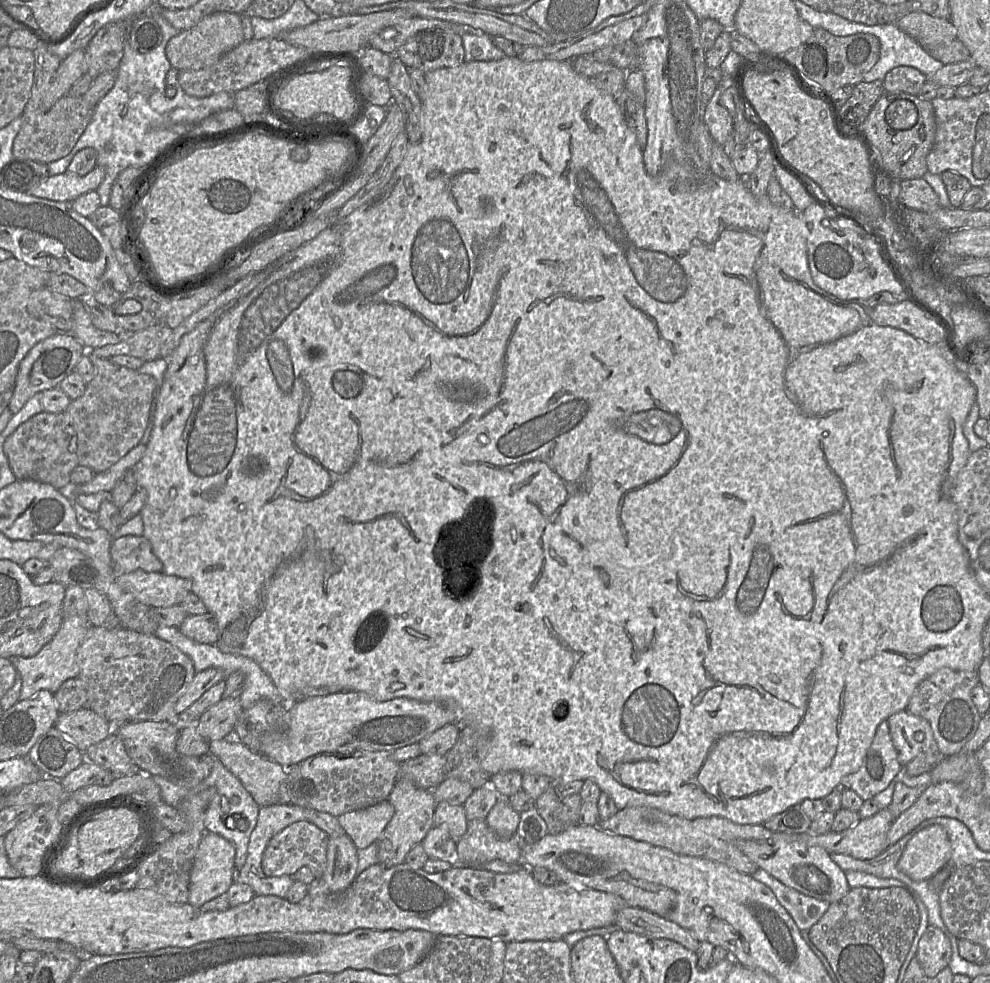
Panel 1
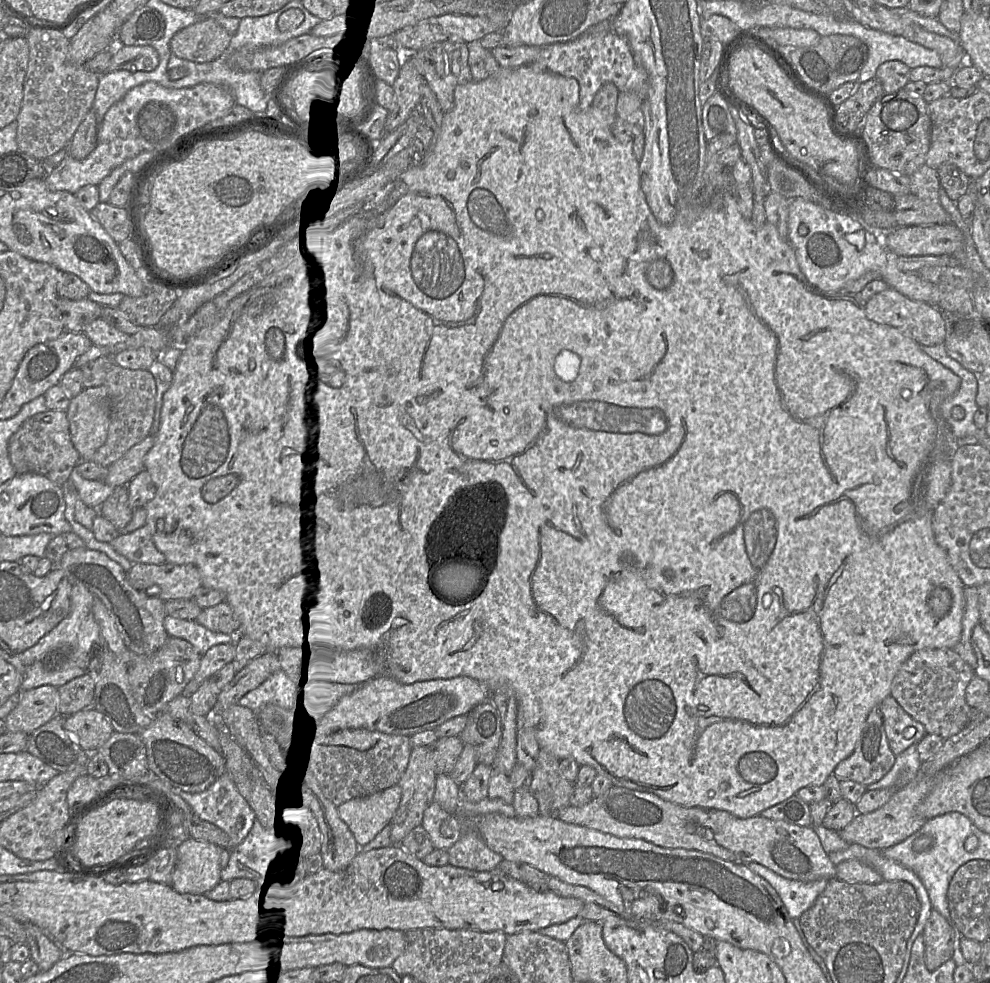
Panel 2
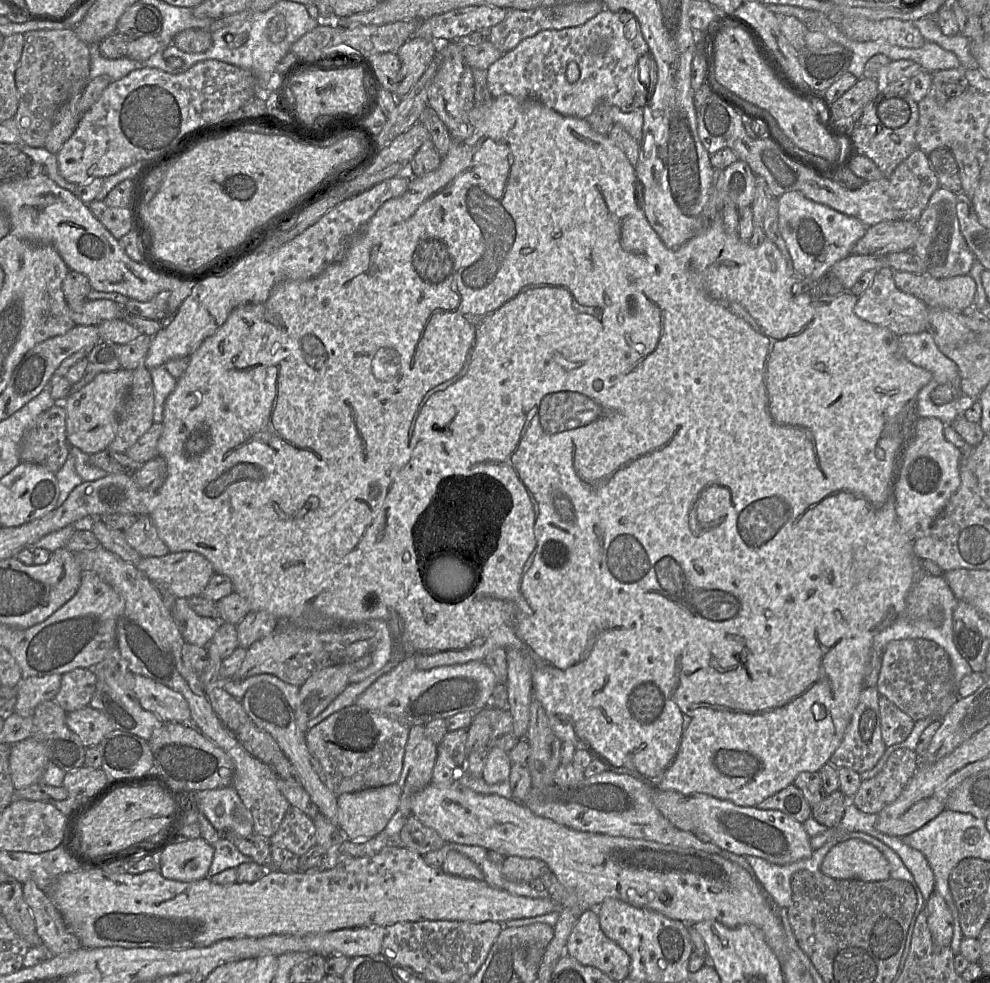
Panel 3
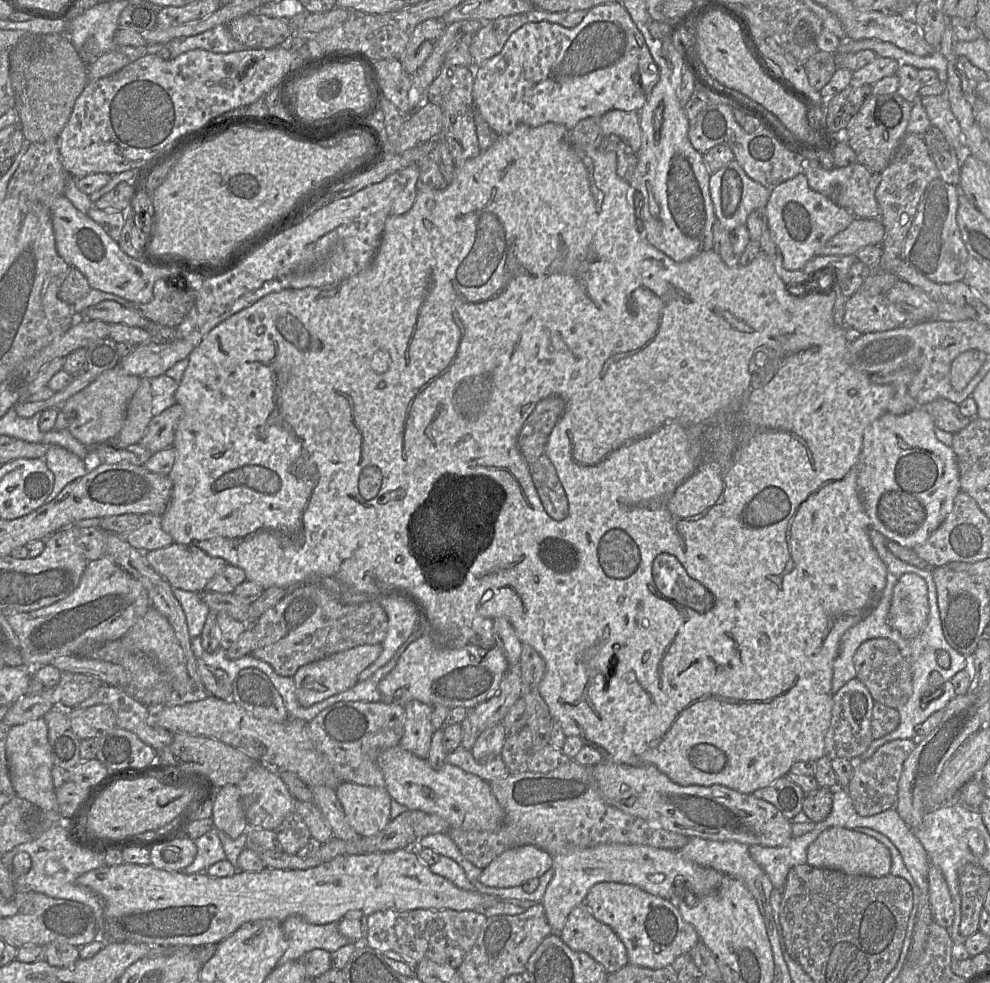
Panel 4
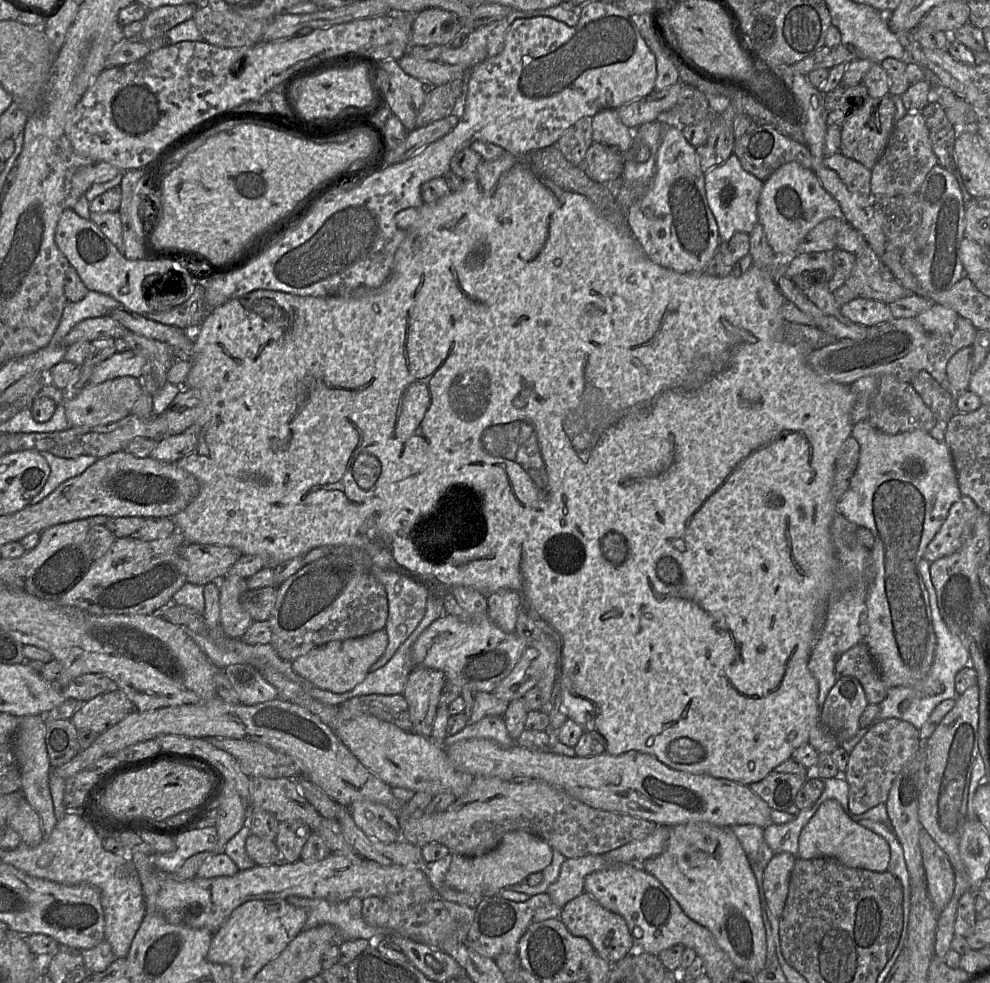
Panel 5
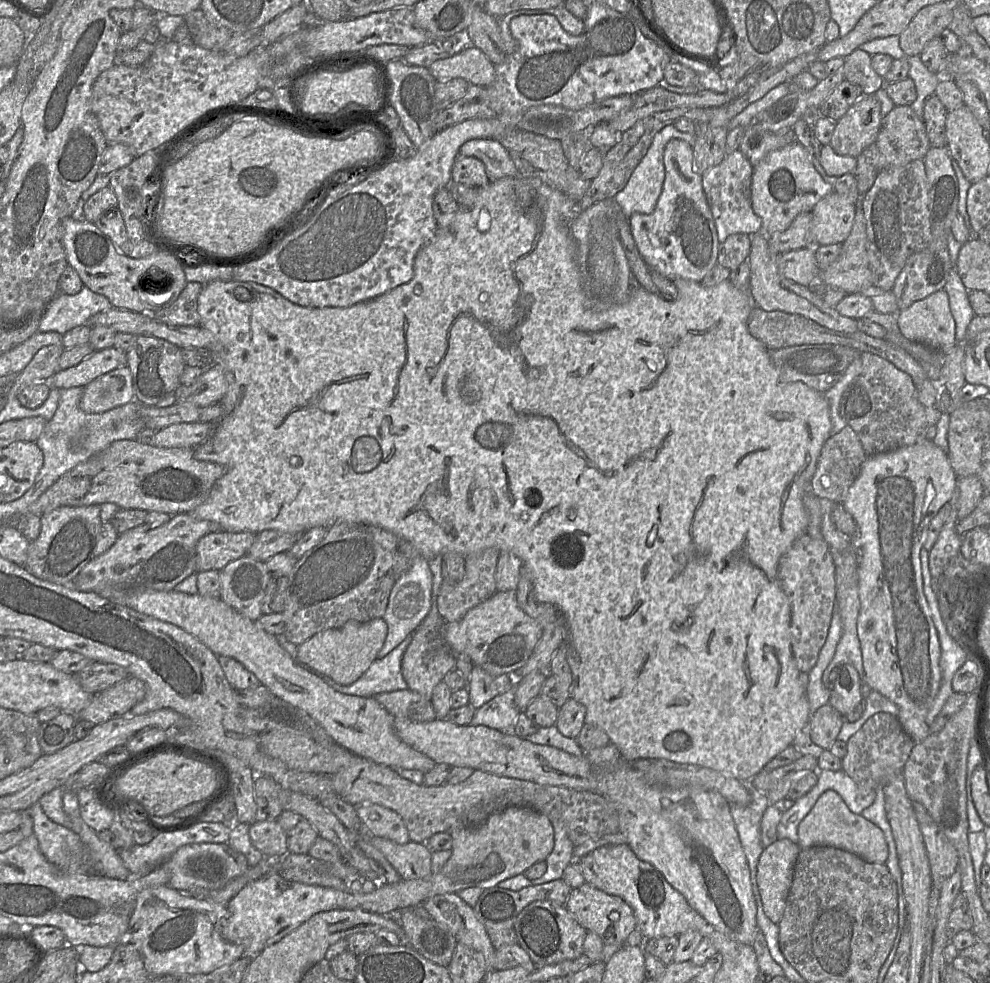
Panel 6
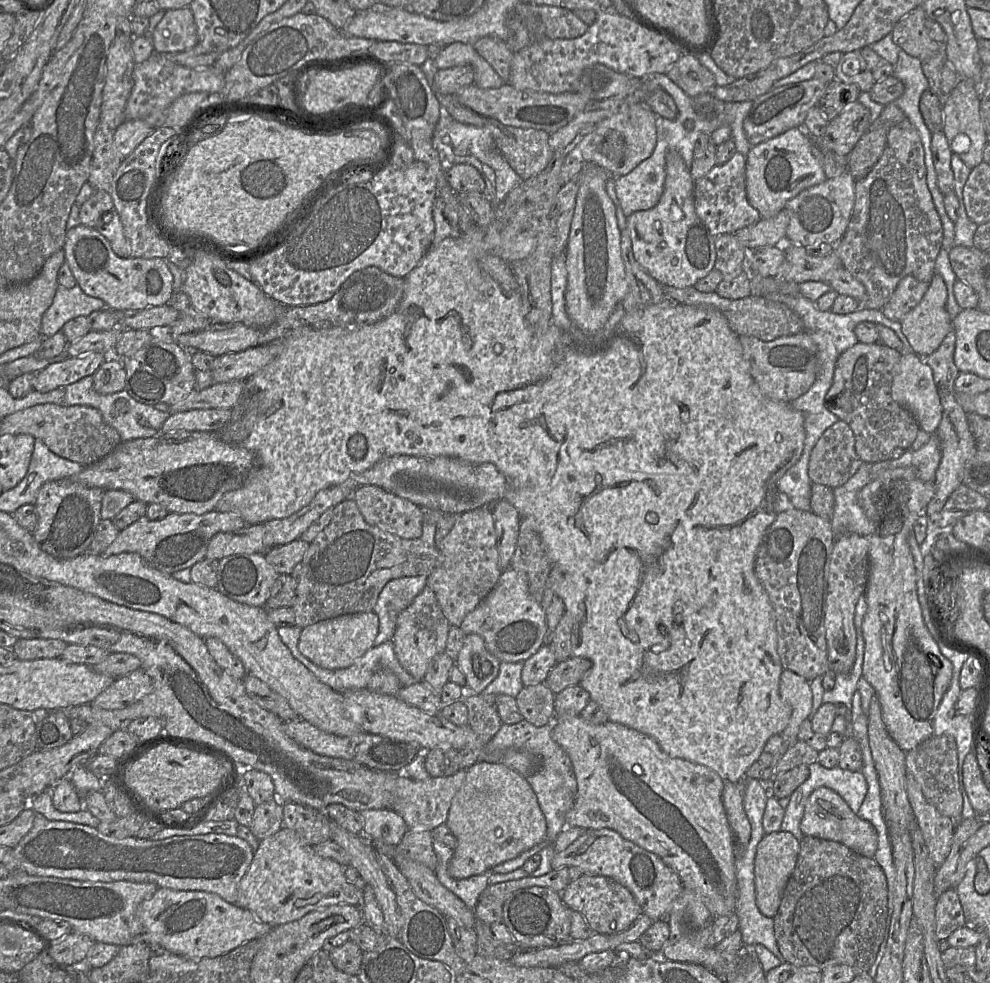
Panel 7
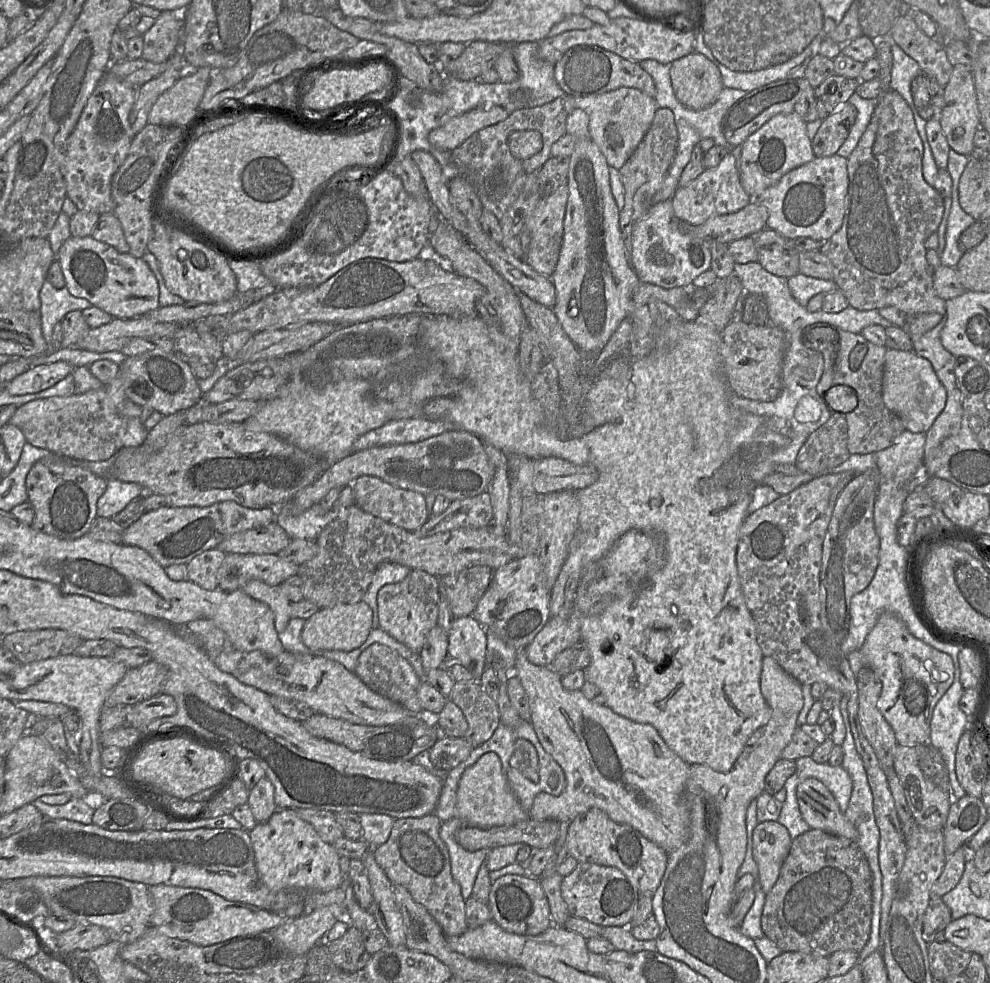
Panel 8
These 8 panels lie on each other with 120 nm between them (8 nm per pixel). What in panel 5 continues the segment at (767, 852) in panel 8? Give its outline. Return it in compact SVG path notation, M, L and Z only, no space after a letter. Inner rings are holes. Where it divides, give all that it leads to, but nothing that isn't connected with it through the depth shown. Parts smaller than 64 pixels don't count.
M788 852L774 854L763 871L762 887L767 912L780 918L789 891L789 882L797 860Z

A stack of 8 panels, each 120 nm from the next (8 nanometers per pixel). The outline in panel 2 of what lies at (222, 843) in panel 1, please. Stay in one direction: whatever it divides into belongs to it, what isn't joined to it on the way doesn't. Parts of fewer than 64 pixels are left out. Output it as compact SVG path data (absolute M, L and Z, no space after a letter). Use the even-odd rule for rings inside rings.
M188 838L177 847L172 887L181 894L205 895L222 880L220 846Z

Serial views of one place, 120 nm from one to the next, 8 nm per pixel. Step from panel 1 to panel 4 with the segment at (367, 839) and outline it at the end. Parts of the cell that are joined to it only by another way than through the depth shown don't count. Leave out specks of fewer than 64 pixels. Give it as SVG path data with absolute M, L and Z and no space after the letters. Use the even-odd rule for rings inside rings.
M343 782L336 794L347 821L360 837L378 834L391 821L392 798L385 789Z

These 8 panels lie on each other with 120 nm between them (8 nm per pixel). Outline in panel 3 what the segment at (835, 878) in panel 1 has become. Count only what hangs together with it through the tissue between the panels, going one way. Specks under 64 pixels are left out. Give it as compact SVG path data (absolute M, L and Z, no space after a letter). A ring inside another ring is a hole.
M653 789L652 801L660 813L678 829L692 832L703 841L736 855L756 856L777 865L785 865L808 859L814 851L803 824L779 810L738 806L704 793L683 795L676 791L657 789Z

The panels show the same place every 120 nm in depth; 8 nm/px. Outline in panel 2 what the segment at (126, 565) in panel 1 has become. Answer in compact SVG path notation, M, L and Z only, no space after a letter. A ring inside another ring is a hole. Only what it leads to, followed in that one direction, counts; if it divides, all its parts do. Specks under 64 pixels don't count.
M146 524L133 532L120 534L110 544L132 564L161 565L166 562L166 557L157 549Z

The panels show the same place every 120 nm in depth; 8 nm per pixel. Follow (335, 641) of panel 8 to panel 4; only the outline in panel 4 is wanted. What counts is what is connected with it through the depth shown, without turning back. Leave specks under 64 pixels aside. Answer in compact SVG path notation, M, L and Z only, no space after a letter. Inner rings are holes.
M381 644L360 645L300 667L293 676L299 704L303 707L310 707L353 687L358 682L359 674L371 665L381 653Z

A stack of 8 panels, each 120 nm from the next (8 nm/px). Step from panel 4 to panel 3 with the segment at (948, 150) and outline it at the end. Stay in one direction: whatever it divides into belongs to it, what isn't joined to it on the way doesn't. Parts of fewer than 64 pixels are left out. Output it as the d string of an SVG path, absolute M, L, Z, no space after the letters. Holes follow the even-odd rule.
M937 148L928 155L928 159L940 187L955 194L962 192L958 165L951 149Z

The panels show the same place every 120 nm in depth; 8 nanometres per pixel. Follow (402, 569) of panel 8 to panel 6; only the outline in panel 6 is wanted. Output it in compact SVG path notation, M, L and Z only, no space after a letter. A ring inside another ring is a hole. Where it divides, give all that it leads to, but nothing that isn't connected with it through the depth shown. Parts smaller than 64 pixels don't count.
M421 555L410 561L409 569L395 582L389 595L386 612L387 637L377 658L382 659L417 629L431 609L432 573L428 561Z

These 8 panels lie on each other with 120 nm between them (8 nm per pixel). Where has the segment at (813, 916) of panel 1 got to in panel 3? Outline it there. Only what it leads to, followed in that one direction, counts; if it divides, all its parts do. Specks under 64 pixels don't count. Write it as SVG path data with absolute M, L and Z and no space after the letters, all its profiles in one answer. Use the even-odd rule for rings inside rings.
M827 841L823 847L814 850L810 858L785 865L777 865L751 855L744 857L752 868L752 875L762 887L770 903L773 902L776 909L787 909L792 903L791 878L793 874L800 870L811 872L820 870L825 855L832 847L833 841Z

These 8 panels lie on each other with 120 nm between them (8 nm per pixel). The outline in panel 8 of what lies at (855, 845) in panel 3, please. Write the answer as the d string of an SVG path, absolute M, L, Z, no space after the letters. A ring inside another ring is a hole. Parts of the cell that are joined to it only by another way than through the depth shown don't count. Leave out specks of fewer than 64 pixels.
M807 778L797 786L796 795L801 815L810 829L819 829L856 842L857 829L840 810L835 797L823 783L815 778Z

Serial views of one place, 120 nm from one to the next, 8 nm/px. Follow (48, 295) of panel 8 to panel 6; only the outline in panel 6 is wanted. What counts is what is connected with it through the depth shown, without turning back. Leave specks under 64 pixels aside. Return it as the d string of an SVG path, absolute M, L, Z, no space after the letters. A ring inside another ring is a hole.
M85 285L75 295L59 292L46 308L39 331L64 335L72 328L88 323L97 313L112 308L107 297L91 291Z

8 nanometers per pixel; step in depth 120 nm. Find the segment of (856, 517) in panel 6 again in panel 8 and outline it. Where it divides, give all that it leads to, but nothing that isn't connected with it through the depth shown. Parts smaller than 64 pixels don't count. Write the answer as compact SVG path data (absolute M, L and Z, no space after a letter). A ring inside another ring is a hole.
M883 612L862 648L849 654L848 662L855 675L865 666L881 681L877 708L891 726L897 744L929 744L933 709L954 680L952 658L914 637L897 615Z

